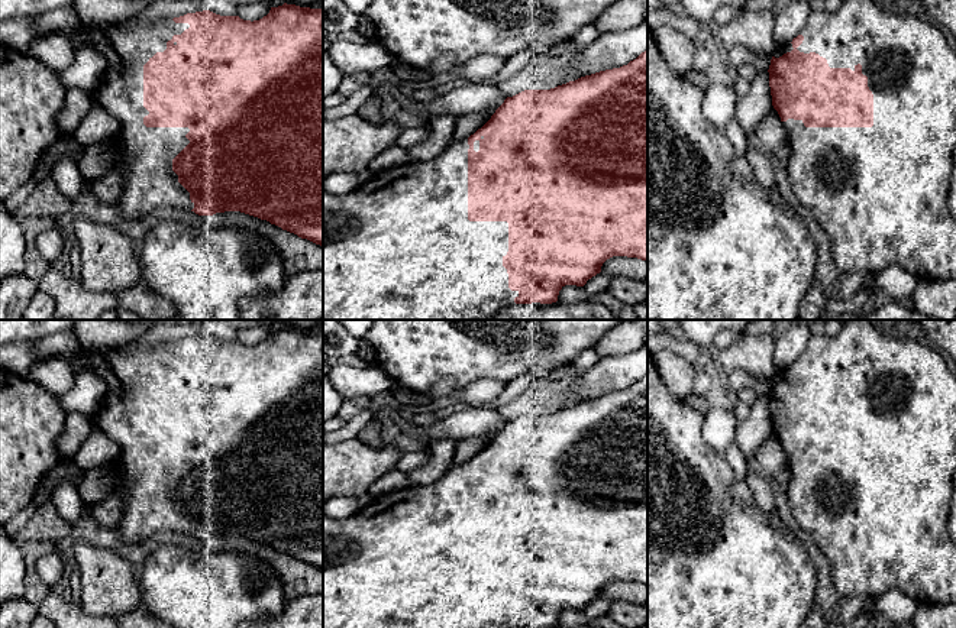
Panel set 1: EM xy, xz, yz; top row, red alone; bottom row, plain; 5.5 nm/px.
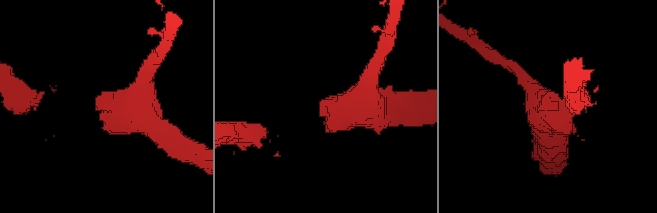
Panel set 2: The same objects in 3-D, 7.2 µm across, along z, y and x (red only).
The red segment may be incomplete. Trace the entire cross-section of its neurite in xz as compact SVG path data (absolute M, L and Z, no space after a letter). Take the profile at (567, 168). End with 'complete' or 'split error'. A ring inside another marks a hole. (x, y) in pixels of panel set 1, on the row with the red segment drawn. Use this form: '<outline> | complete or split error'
M647 49L620 68L600 71L550 90L524 90L507 97L491 119L468 139L453 140L436 158L411 161L374 174L369 181L345 195L332 195L323 190L323 320L490 320L508 305L552 304L565 285L584 287L601 272L603 263L613 256L637 258L647 262Z | split error

